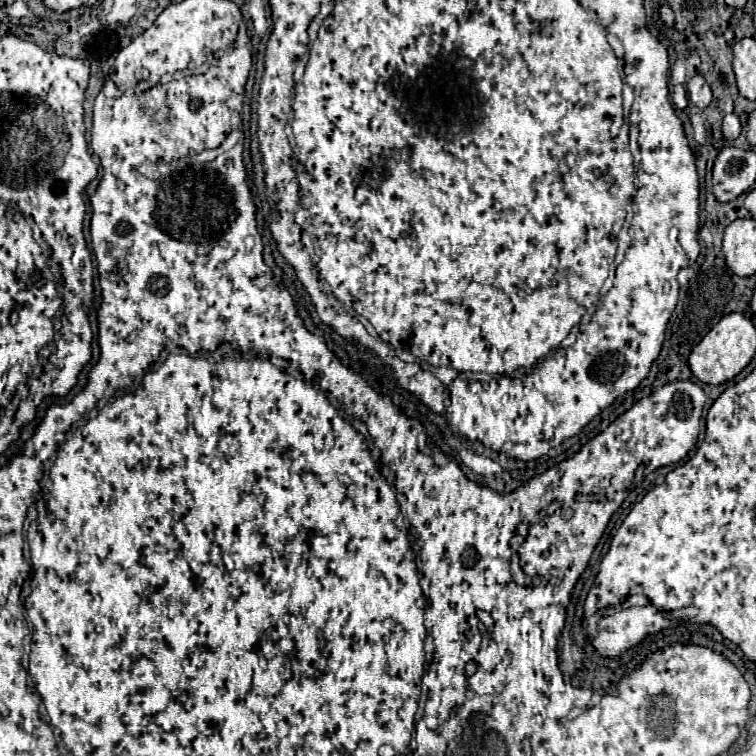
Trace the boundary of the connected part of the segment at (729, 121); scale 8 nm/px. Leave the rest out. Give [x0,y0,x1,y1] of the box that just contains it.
[722,114,742,140]

